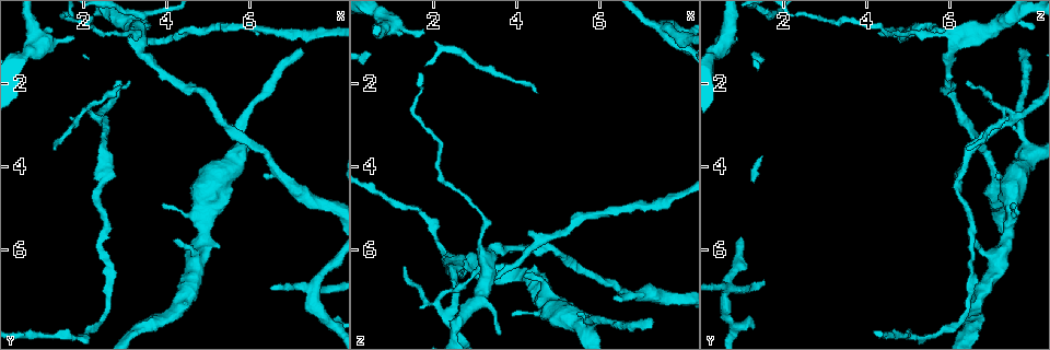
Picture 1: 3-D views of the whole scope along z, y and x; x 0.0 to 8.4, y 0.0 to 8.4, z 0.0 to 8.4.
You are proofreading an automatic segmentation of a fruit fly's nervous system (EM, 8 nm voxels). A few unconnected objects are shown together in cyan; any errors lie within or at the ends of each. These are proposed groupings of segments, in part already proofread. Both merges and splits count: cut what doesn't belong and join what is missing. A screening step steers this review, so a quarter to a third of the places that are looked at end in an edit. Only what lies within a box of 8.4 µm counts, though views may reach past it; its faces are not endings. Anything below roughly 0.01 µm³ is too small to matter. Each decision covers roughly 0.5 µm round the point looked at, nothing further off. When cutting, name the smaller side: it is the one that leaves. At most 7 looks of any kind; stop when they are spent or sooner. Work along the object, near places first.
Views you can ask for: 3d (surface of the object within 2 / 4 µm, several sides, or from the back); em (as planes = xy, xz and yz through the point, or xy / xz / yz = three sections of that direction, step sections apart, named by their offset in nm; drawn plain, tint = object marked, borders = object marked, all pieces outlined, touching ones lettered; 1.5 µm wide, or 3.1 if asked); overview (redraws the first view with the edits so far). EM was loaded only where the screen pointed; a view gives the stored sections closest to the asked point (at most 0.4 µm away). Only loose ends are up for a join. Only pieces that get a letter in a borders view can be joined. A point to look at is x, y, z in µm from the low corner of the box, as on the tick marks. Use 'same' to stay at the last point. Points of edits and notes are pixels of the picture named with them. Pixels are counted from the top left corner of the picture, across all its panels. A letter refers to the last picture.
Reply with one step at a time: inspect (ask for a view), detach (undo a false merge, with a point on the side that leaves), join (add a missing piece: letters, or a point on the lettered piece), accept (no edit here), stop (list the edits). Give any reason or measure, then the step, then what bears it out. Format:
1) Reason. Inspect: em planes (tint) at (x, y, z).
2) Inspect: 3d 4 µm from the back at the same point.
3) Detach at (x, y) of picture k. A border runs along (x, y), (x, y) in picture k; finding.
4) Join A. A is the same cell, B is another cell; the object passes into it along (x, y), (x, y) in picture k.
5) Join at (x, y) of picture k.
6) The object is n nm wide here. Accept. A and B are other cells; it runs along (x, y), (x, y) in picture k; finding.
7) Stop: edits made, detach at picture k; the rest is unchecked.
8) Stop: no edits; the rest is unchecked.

An open end. Inspect: 3d 4 µm at (7.25, 1.20, 7.65).

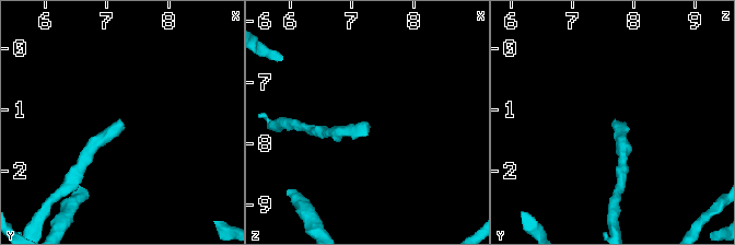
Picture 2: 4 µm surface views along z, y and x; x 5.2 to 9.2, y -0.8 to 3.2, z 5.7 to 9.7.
Inspect: em xz step 4 (borders) at (7.20, 1.20, 7.70).

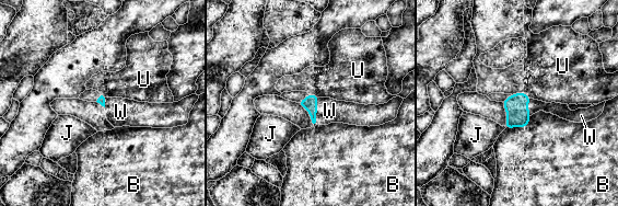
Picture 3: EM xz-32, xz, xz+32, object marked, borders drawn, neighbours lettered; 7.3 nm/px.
Join at (329, 111) of picture 3. W is the same cell, B, J and U are other cells; it goes on there.

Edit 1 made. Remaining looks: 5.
See it whole again. Inspect: overview.

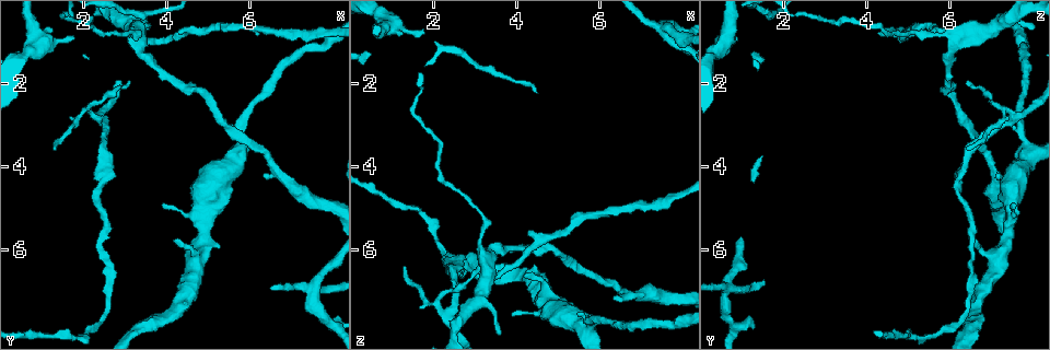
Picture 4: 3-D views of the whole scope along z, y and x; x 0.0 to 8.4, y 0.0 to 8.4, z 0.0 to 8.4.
Abrupt turn. Inspect: 3d 2 µm at (7.55, 6.85, 0.70).

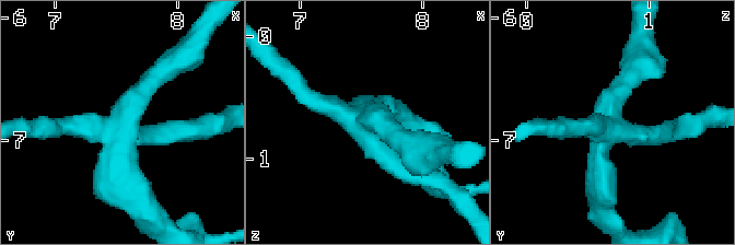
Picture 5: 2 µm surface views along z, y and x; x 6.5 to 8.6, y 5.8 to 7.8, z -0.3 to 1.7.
4 arms meet here. Inspect: em planes (borders) at (7.56, 6.90, 0.70).

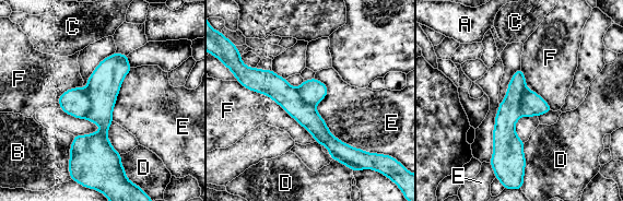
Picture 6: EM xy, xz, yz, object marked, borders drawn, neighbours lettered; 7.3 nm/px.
Detach at (74, 102) of picture 6. A, B, C, D, E and F are other cells; the part that leaves runs along (253, 71), (340, 151), (352, 151) in picture 6; two neurons meet here.

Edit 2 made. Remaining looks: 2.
Stop: edits made, join at picture 3, detach at picture 6; the rest is unchecked.

